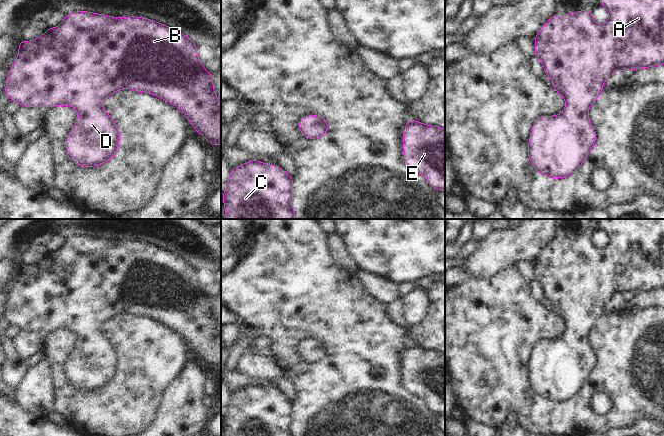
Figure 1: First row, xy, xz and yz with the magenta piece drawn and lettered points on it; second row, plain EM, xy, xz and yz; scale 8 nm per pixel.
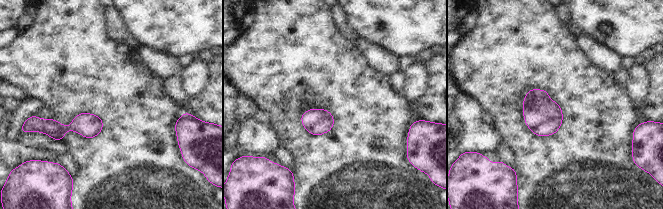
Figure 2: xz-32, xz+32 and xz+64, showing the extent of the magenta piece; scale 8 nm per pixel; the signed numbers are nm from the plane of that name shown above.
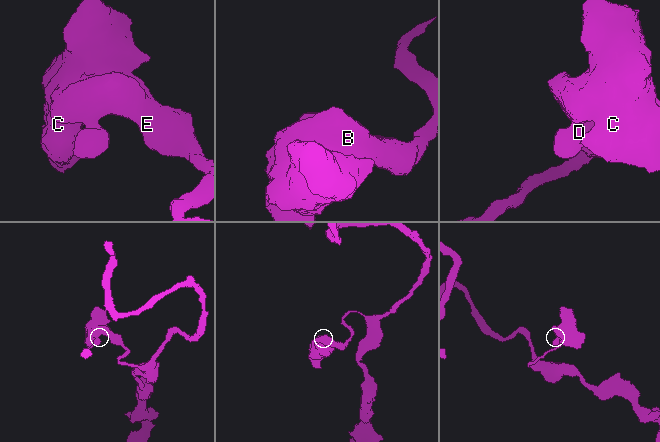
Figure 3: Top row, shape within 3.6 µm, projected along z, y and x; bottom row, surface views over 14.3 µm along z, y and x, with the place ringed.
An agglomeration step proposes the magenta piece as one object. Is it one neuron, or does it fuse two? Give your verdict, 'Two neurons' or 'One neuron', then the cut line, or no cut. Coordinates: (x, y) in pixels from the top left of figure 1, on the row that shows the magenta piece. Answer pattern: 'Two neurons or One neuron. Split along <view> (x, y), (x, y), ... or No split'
One neuron. No split.

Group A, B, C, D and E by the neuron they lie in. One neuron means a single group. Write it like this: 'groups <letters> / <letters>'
groups A B C D E

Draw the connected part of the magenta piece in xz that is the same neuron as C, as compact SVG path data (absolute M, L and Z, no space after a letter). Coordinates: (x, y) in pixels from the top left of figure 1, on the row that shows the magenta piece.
M250 160L231 169L222 198L226 219L295 219L293 179L278 165Z

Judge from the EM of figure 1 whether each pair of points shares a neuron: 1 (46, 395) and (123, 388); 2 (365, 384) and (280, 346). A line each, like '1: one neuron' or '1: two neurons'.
1: two neurons
2: one neuron

